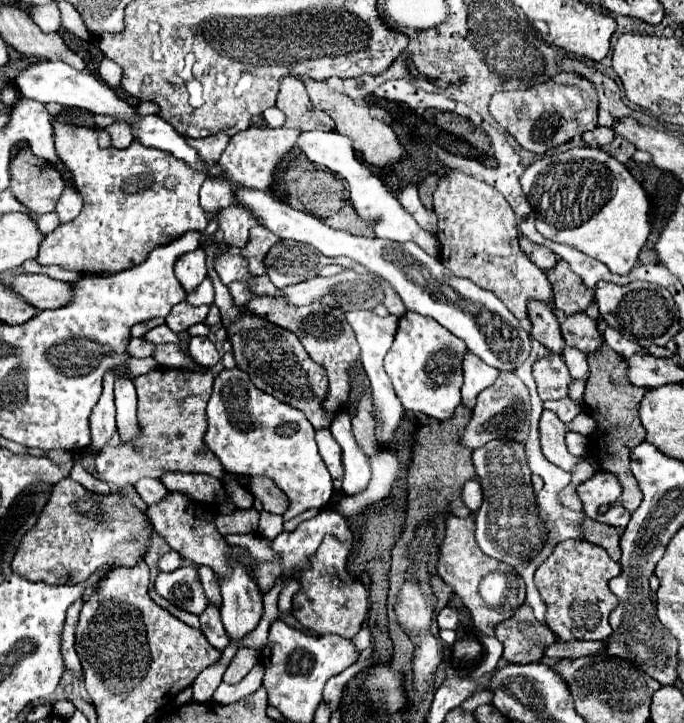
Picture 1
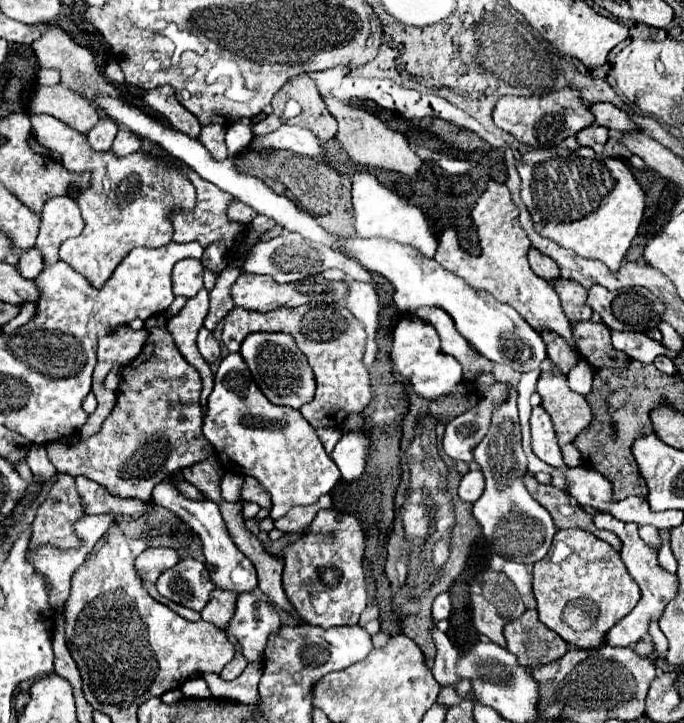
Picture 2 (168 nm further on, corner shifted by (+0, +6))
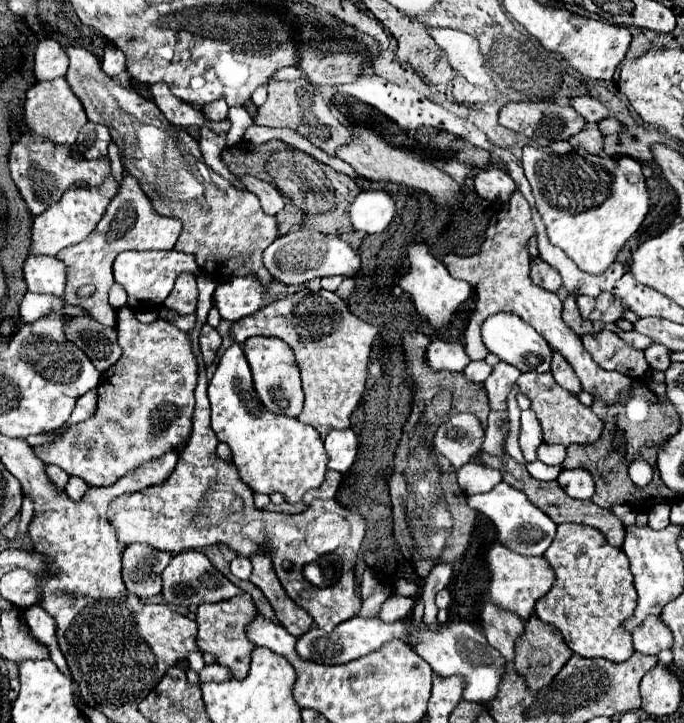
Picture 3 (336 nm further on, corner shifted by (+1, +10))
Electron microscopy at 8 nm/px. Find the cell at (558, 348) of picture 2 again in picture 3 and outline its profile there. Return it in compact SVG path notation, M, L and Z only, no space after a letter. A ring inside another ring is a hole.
M553 351L553 361L551 361L551 373L555 377L555 381L567 389L569 393L577 395L581 391L581 383L577 381L577 375L573 373L573 369L569 369L569 363L565 361L565 357L561 357L559 353Z

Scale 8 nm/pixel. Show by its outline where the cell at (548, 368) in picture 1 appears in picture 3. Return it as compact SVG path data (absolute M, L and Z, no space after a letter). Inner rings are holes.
M527 371L517 379L517 385L521 393L525 393L531 399L531 409L537 413L537 419L541 421L543 427L543 441L545 443L561 443L561 445L571 445L571 443L593 443L601 437L603 431L603 421L591 411L591 407L583 405L573 393L565 393L557 381L553 381L551 371L549 373L537 373L537 371Z

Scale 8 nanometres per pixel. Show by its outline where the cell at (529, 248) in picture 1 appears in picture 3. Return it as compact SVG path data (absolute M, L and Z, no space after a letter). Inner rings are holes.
M541 257L531 259L531 279L535 285L539 285L547 291L553 291L553 293L561 287L561 275L551 265L545 265L545 261L541 261Z

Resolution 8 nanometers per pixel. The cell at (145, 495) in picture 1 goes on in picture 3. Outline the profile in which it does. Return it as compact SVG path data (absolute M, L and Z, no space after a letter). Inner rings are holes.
M237 555L237 557L231 561L231 573L233 573L237 579L249 579L249 575L251 575L251 561L249 561L247 557Z

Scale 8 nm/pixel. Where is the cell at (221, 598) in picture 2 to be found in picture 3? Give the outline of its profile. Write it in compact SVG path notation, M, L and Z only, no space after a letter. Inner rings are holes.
M241 593L237 597L231 597L229 601L217 601L217 603L205 603L197 609L197 645L201 651L213 653L217 657L219 665L229 667L235 673L235 679L241 679L249 671L251 651L255 649L249 639L245 637L245 625L255 617L255 605L247 593Z

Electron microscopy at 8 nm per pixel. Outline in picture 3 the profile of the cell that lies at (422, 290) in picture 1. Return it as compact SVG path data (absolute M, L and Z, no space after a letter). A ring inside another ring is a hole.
M515 313L489 315L481 325L481 337L483 337L483 343L489 353L497 355L501 361L517 367L519 371L523 371L523 373L525 371L537 371L537 373L549 371L549 365L551 365L549 345L545 345L545 339Z

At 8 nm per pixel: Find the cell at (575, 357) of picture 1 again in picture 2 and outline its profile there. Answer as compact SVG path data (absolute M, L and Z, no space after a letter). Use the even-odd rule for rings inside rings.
M576 365L570 373L568 373L568 385L580 393L580 395L588 395L592 389L592 369L590 365Z

